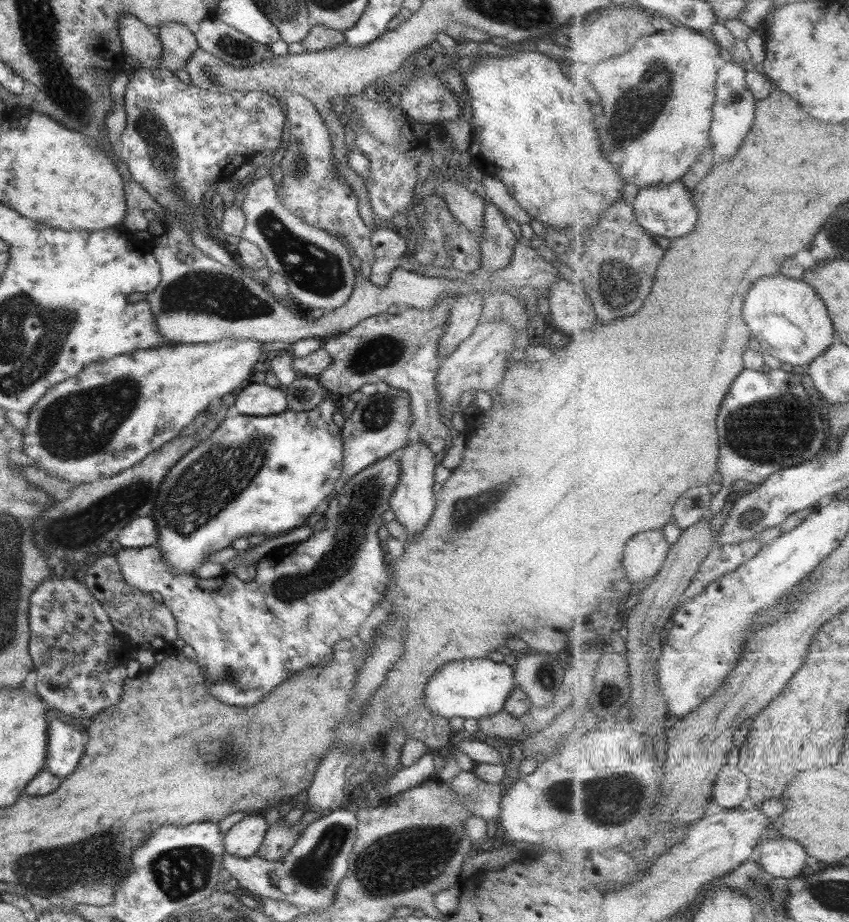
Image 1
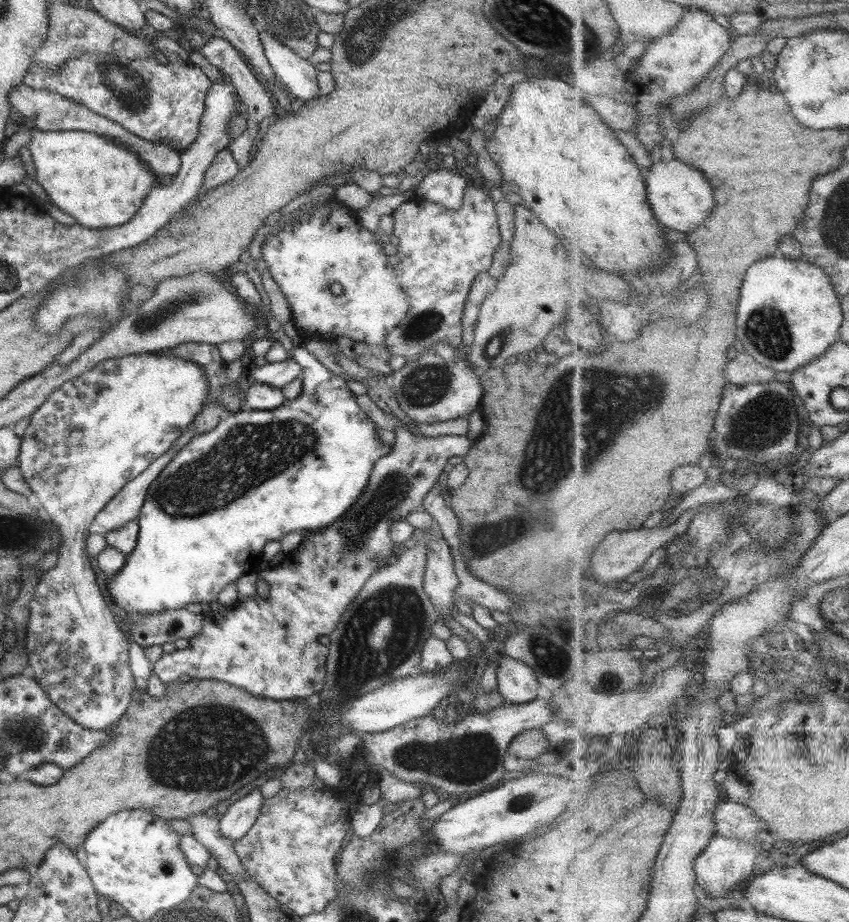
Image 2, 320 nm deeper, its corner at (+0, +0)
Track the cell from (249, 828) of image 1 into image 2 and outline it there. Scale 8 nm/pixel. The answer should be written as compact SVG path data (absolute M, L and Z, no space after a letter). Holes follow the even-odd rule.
M253 789L246 796L230 804L223 815L218 818L221 836L230 841L241 838L255 822L263 799L260 790Z

